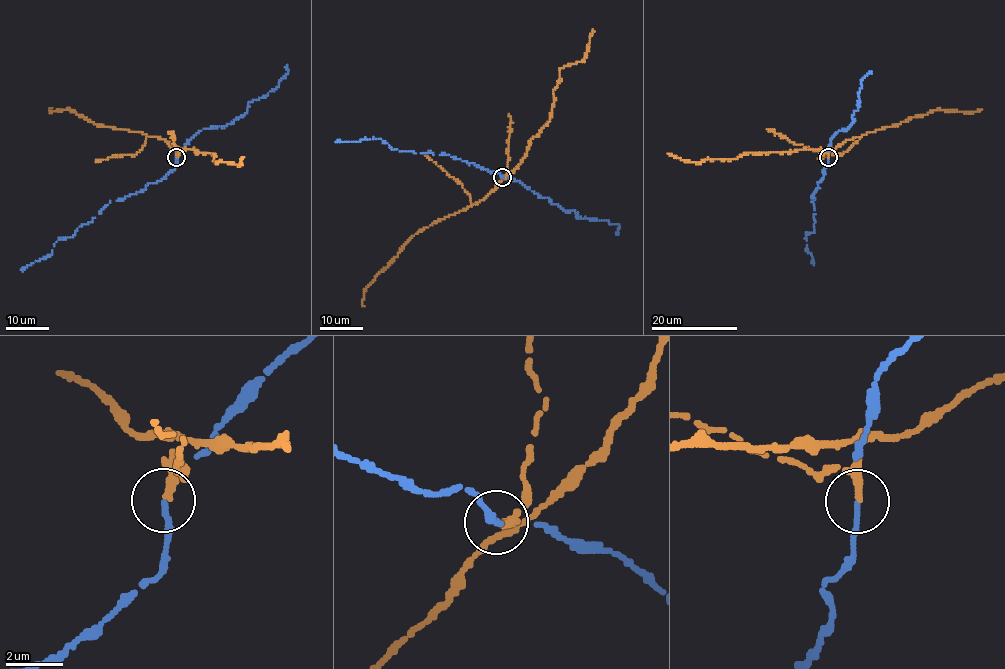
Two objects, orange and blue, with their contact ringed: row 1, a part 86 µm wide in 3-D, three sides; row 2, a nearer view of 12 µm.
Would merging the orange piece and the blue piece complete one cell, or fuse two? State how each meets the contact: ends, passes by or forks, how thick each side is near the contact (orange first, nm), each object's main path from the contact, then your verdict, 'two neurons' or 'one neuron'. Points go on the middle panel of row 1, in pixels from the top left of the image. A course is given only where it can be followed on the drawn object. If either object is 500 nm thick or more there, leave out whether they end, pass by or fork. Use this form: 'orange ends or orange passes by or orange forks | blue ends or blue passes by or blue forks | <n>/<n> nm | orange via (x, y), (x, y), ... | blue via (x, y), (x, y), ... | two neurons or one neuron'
orange ends | blue ends | 280/200 nm | orange via (502, 176), (505, 177), (484, 198), (420, 230), (365, 288), (364, 306) | blue via (502, 176), (497, 172), (491, 173), (447, 154), (416, 154), (393, 149), (379, 138), (336, 142) | two neurons

